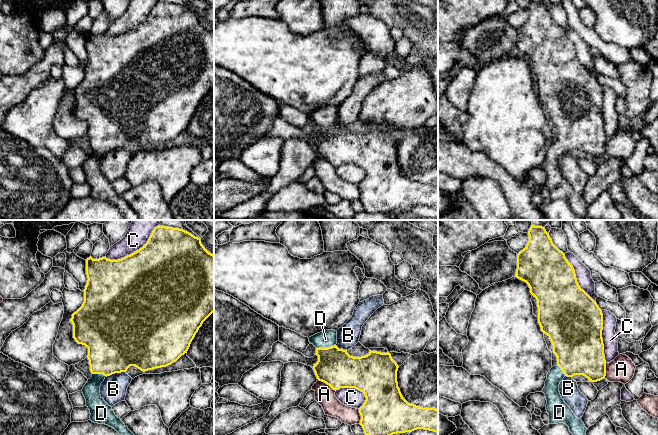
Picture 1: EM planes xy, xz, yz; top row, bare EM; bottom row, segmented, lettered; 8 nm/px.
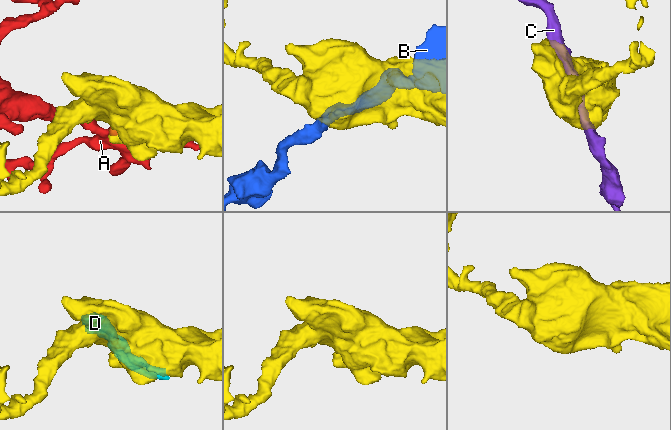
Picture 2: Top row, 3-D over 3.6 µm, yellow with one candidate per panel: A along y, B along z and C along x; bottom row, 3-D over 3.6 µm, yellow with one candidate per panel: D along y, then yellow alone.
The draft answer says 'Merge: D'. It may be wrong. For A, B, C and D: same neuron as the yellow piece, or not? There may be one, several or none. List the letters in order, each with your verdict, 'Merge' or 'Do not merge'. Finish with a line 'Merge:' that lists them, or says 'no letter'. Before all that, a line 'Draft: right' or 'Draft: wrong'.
Draft: right
A: Do not merge
B: Do not merge
C: Do not merge
D: Merge
Merge: D

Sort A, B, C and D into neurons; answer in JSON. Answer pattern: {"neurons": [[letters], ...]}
{"neurons": [["A"], ["B"], ["C"], ["D"]]}

